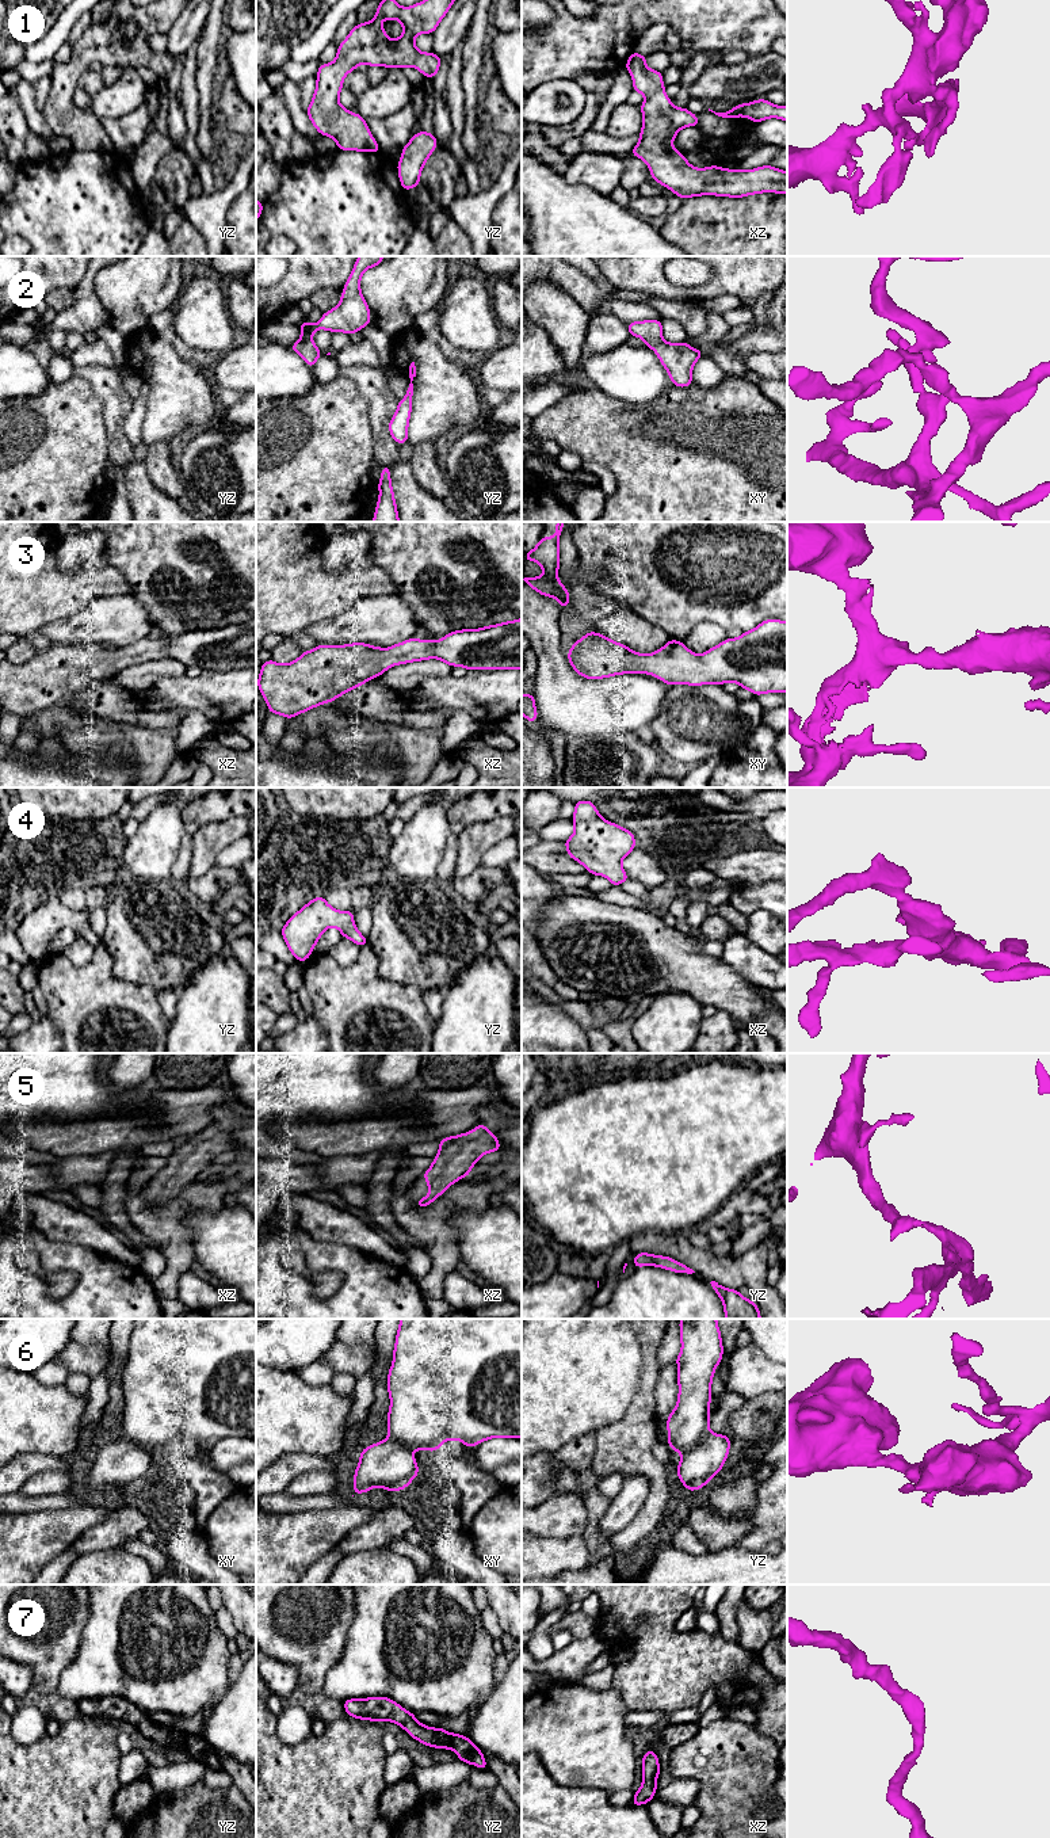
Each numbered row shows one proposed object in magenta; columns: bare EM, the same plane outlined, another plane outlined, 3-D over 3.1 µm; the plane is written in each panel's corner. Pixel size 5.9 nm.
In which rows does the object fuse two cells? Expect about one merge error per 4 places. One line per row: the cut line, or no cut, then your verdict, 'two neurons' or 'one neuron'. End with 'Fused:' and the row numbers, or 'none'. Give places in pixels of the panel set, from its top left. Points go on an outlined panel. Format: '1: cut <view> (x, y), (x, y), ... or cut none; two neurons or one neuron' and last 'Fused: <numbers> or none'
1: cut none; one neuron
2: cut none; one neuron
3: cut none; one neuron
4: cut none; one neuron
5: cut none; one neuron
6: cut yz (709, 1432), (682, 1453); two neurons
7: cut none; one neuron
Fused: 6

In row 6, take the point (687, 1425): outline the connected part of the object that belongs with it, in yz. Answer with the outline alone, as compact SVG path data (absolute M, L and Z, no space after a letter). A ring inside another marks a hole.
M679 1319L681 1350L675 1362L677 1369L679 1395L675 1410L667 1419L668 1438L673 1452L687 1452L699 1444L710 1430L711 1381L715 1368L722 1361L722 1338L717 1319Z

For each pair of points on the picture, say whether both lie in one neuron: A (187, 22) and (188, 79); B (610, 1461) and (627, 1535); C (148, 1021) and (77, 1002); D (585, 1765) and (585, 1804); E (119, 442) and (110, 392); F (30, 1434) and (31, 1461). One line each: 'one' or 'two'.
A: one
B: one
C: one
D: two
E: one
F: two

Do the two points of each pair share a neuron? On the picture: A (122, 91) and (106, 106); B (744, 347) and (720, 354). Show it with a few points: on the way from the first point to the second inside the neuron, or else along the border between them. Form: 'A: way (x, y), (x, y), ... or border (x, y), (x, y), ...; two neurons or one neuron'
A: way (118, 95), (110, 102); one neuron
B: way (739, 347), (725, 354); one neuron

